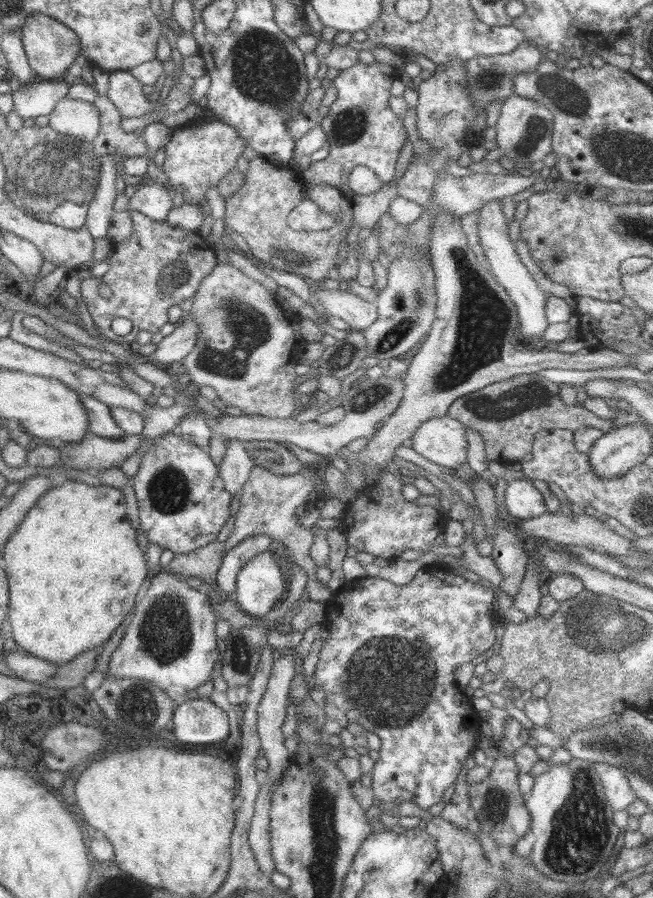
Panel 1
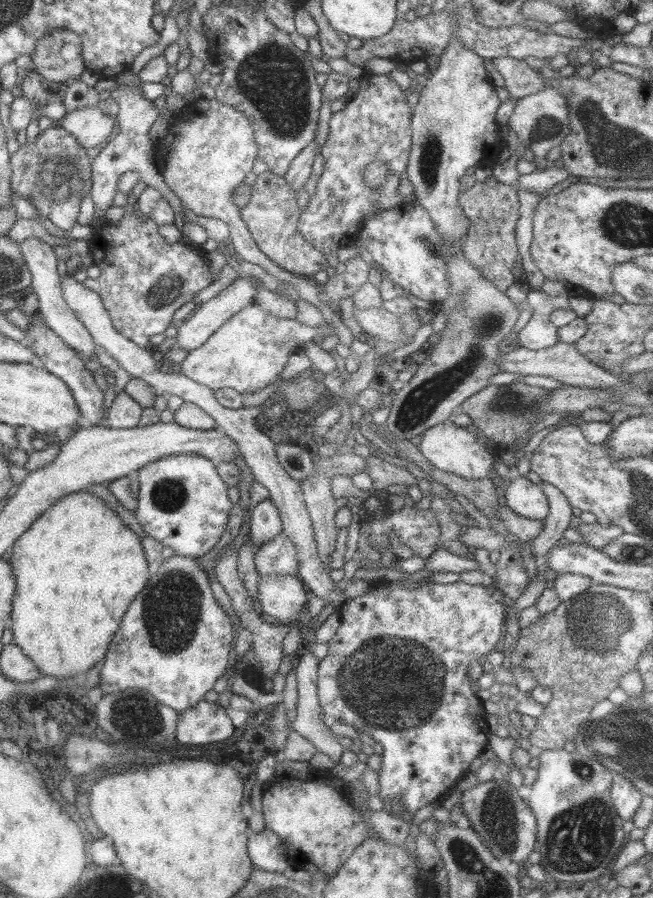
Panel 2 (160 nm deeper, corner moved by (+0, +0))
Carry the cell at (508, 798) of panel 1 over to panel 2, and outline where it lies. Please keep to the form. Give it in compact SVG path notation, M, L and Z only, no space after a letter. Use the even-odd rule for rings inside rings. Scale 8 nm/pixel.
M498 777L484 783L477 782L470 789L461 791L458 802L470 827L496 859L507 856L512 868L518 867L523 870L528 866L527 856L535 851L537 846L536 820L531 809L523 803L516 789L505 778Z

